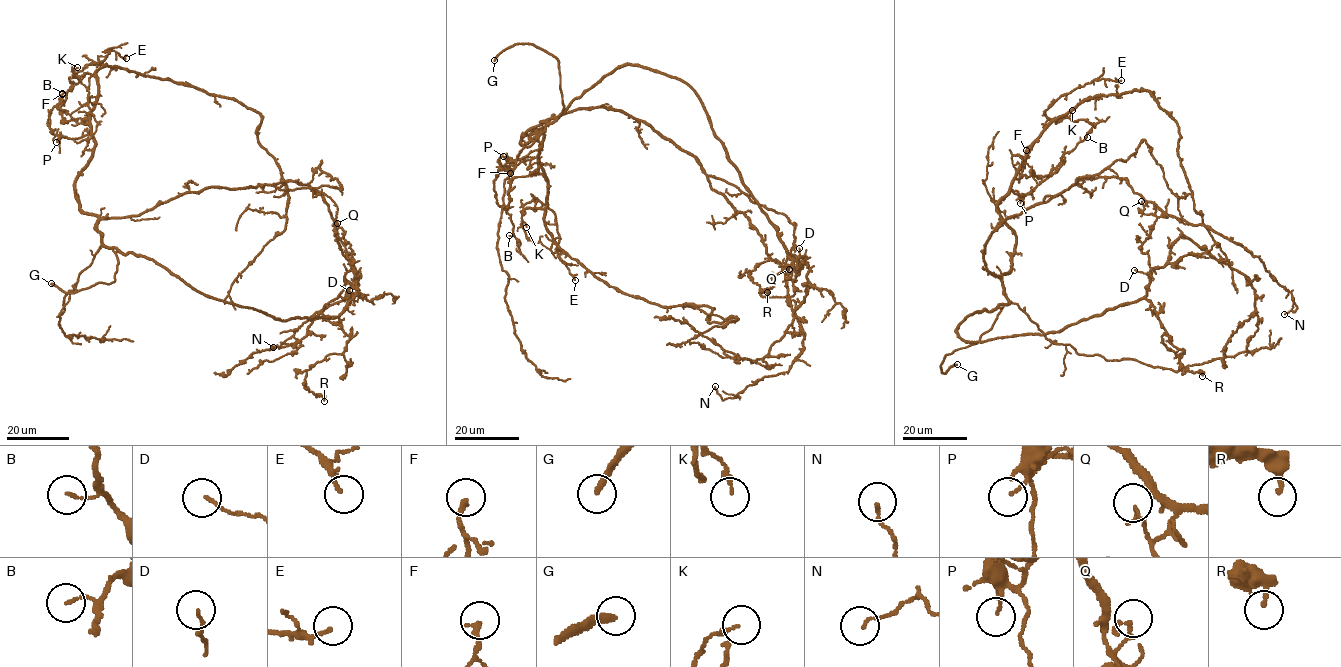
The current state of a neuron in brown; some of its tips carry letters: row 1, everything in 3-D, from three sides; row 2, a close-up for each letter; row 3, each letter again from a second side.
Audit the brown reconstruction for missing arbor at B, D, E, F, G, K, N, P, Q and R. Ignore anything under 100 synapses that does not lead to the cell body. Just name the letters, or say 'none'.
G

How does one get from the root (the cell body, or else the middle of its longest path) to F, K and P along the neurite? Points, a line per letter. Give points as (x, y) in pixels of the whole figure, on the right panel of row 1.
F: (1005, 296), (1002, 275), (1011, 269), (1016, 234), (997, 205), (1011, 181), (1020, 178), (1026, 150)
K: (1005, 296), (1002, 275), (1011, 269), (1016, 234), (997, 205), (1031, 146), (1055, 118), (1056, 123), (1072, 110)
P: (1005, 296), (1002, 275), (1011, 269), (1016, 234), (1000, 215), (997, 205), (1010, 190), (1022, 196), (1020, 203)

